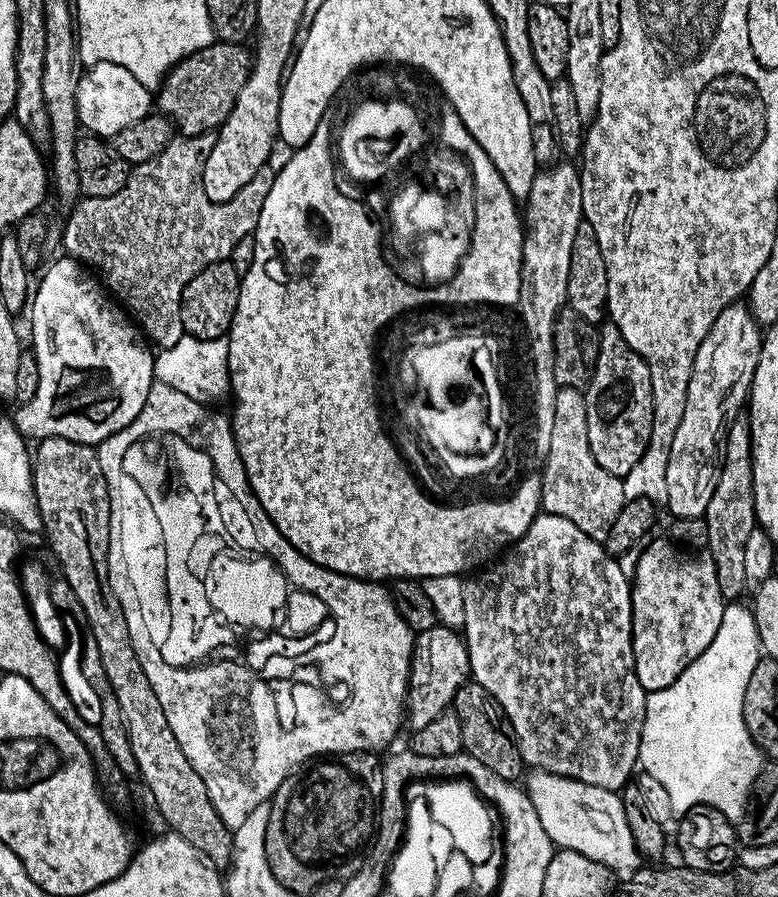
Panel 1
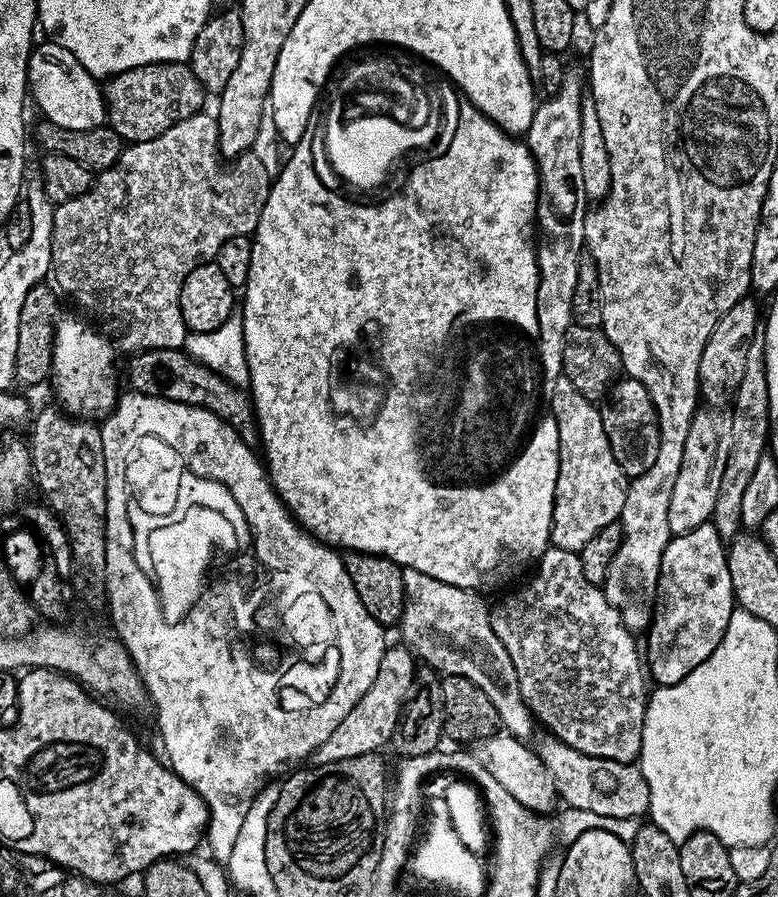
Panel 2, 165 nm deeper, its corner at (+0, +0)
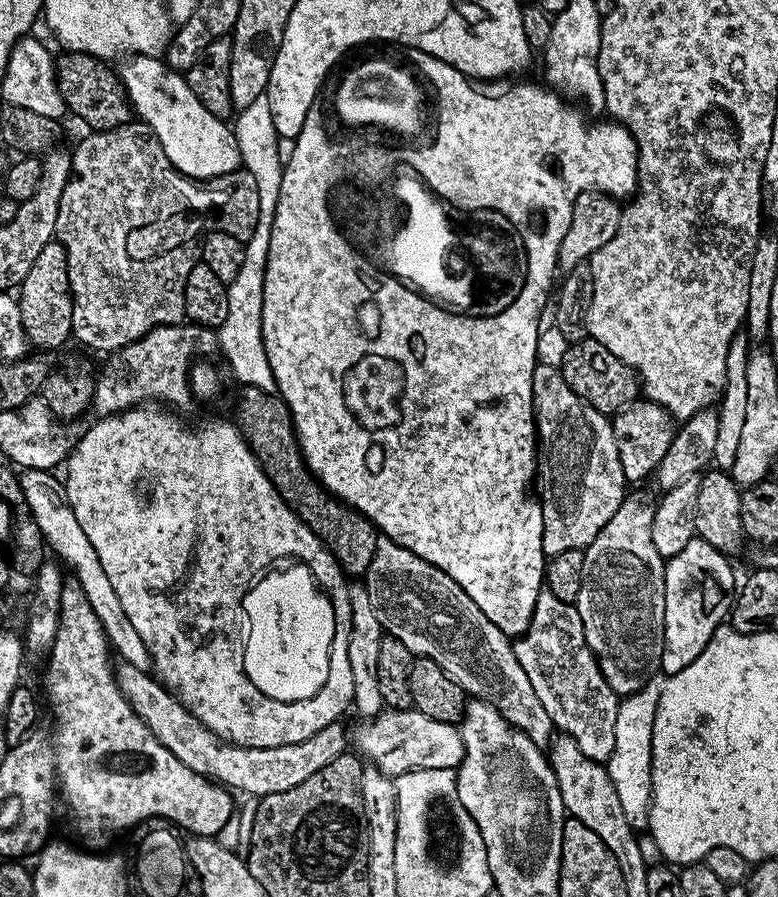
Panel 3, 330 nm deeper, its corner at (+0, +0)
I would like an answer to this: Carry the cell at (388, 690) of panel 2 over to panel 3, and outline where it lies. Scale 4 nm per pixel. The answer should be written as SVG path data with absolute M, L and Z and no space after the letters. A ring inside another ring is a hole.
M123 662L115 665L116 684L122 694L130 702L134 714L146 722L150 734L182 762L182 766L190 766L194 774L202 774L208 780L215 780L229 790L237 793L245 792L248 798L259 798L270 794L282 794L282 790L291 790L310 778L310 774L318 774L322 766L330 766L334 758L345 755L350 740L344 737L343 723L337 722L318 730L310 738L302 742L290 742L286 746L270 746L269 748L243 748L237 744L229 744L206 727L179 696L173 694L159 679L149 671L143 672L137 667Z

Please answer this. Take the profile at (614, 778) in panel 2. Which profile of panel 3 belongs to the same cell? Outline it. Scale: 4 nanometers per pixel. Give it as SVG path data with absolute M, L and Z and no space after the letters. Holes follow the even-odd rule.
M380 538L376 541L374 558L362 583L368 589L370 603L383 631L405 644L406 650L410 650L413 657L425 656L438 662L438 666L442 666L442 670L446 670L454 682L463 686L469 697L485 700L497 708L506 722L529 736L535 744L544 746L553 739L554 725L550 714L546 714L546 706L542 706L538 694L534 694L534 686L530 686L530 678L526 678L526 670L522 670L512 649L513 641L504 636L502 630L498 630L498 626L494 626L494 622L482 614L482 610L478 610L477 597L466 594L466 590L462 590L462 586L458 586L450 574L426 562L426 558L418 558L418 554L406 550L406 546Z

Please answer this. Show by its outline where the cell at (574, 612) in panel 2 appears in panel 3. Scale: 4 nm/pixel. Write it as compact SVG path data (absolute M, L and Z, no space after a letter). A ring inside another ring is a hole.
M541 591L530 626L512 649L553 725L563 735L574 738L586 758L606 762L614 754L614 722L618 722L620 700L606 682L596 653L588 648L576 605L562 602L552 592Z

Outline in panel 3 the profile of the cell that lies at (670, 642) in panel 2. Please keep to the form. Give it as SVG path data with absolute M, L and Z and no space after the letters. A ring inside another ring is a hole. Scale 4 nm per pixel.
M699 538L686 542L678 554L667 557L664 566L664 649L660 663L660 672L665 677L686 670L694 658L704 653L712 635L725 623L738 588L738 576L736 580L728 564L731 564L729 557Z

